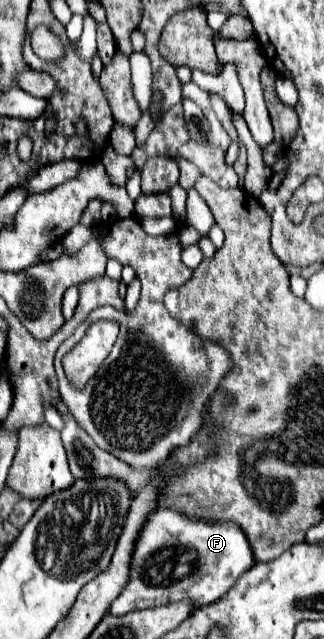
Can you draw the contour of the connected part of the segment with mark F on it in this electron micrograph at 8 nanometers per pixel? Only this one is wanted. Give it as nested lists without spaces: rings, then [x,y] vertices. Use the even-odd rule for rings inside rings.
[[[170,508],[152,512],[136,544],[128,588],[114,600],[110,614],[122,616],[182,600],[192,600],[192,610],[200,610],[226,596],[234,582],[254,564],[252,546],[238,524],[196,520]]]

